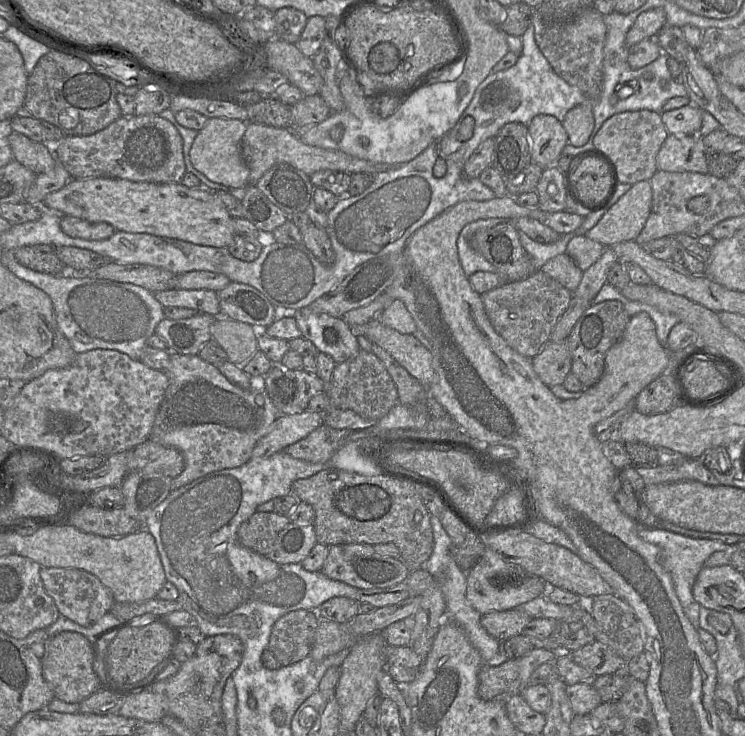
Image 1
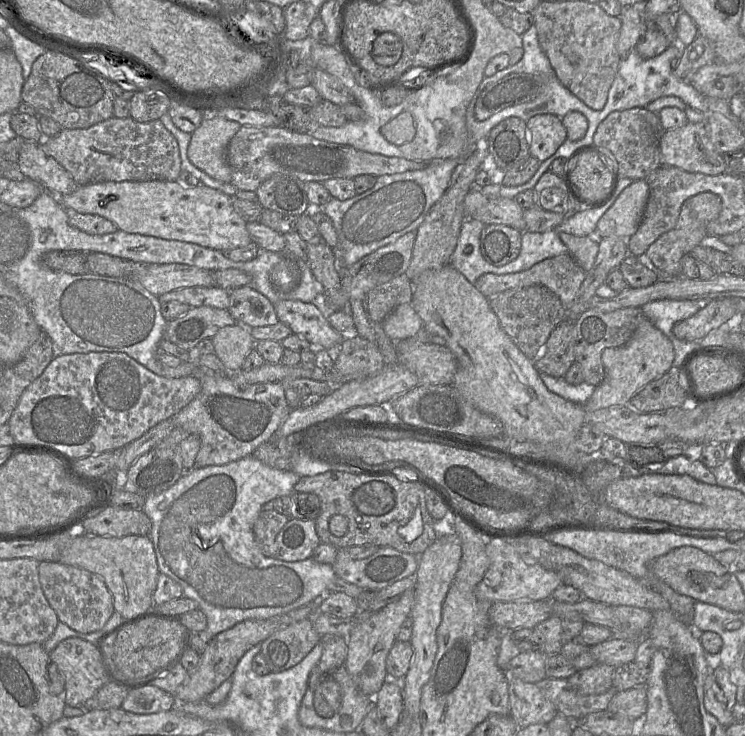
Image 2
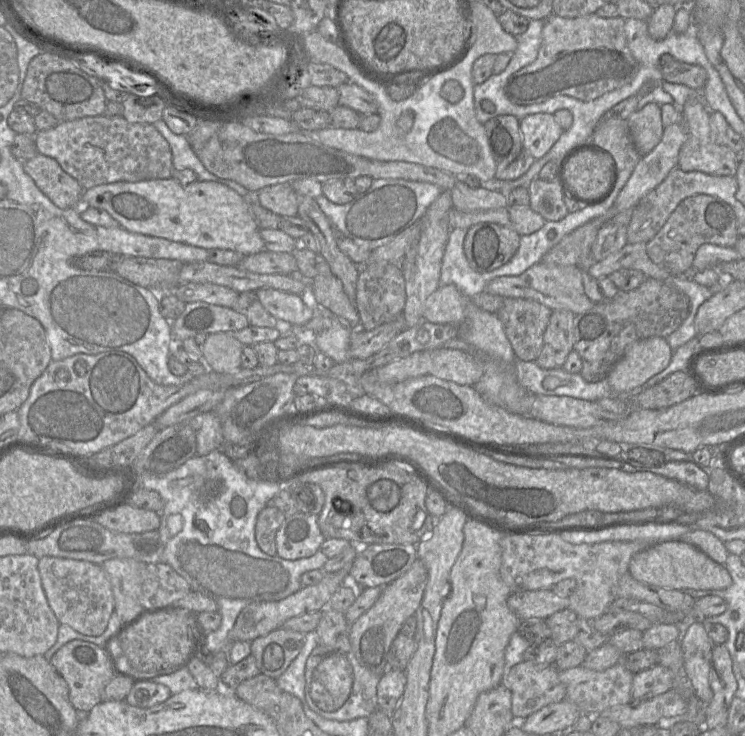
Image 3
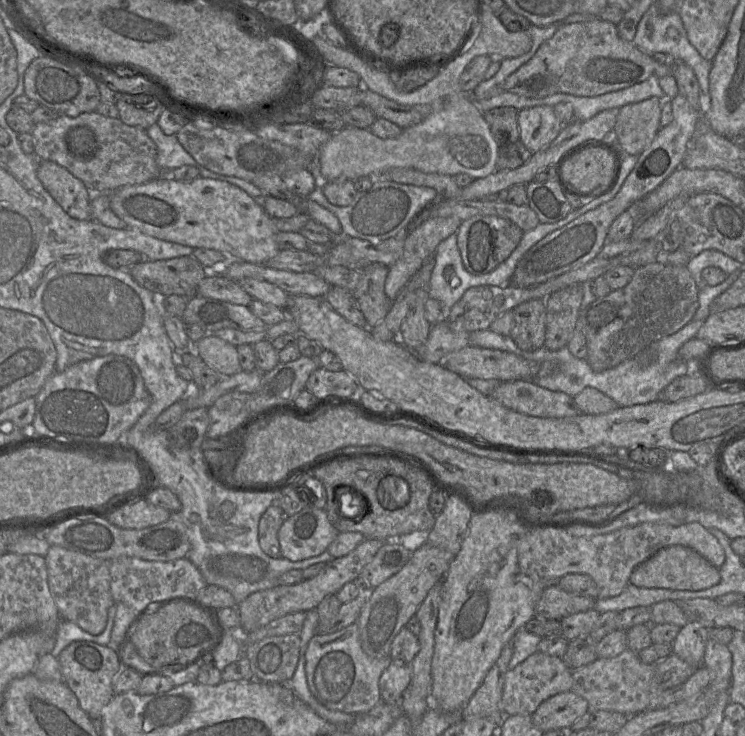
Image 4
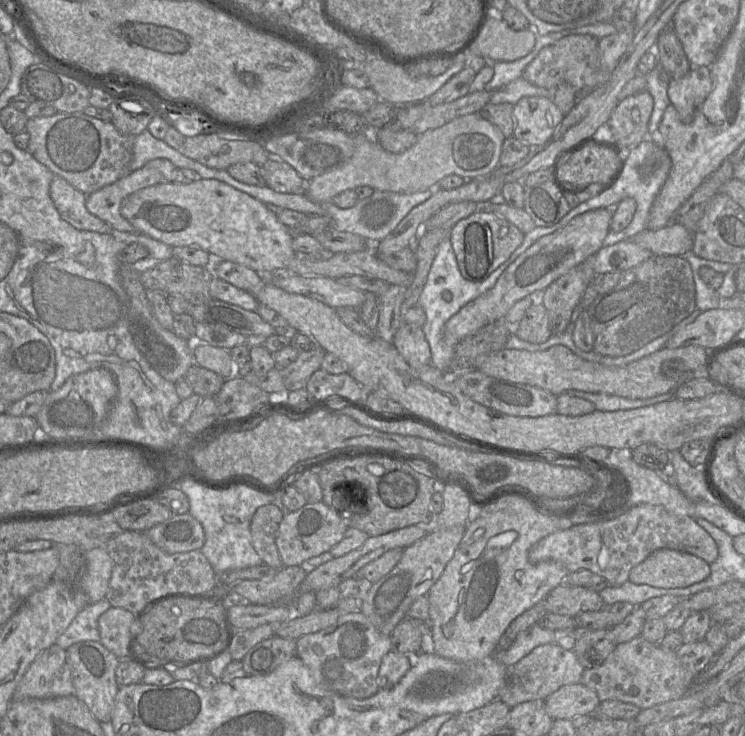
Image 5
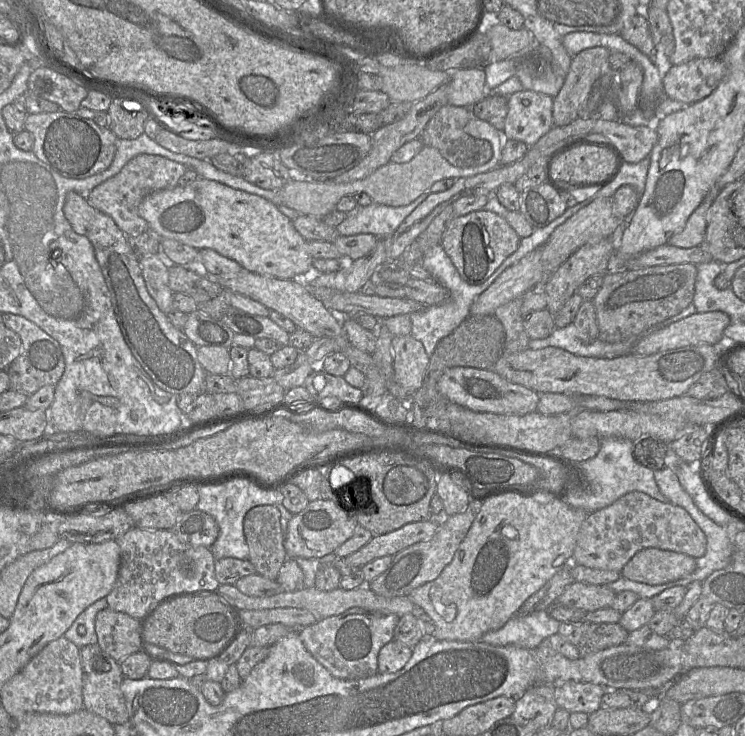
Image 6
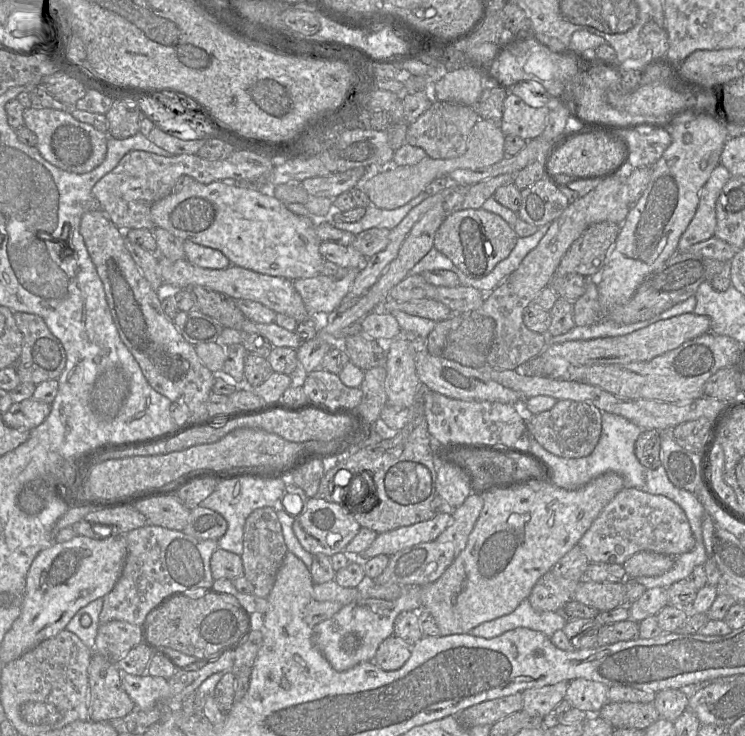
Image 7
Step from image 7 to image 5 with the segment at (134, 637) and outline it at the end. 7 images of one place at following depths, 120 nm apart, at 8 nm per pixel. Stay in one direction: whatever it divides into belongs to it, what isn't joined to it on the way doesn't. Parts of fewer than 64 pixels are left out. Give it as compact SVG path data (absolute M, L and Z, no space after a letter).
M111 606L98 618L100 643L120 660L131 656L130 627L138 617L124 608Z

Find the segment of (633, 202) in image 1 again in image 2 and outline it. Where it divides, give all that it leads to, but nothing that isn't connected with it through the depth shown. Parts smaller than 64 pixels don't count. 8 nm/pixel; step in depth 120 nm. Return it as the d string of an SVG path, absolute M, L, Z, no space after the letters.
M647 179L633 181L601 216L594 236L597 239L605 237L627 239L632 236L641 223L648 197Z

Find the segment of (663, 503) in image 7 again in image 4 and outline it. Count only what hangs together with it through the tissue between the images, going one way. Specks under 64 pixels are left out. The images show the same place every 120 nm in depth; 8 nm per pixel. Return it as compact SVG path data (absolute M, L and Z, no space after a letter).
M646 522L591 537L575 537L567 529L528 530L518 545L518 565L521 573L542 581L546 586L556 584L567 574L587 574L596 583L597 599L604 599L621 594L634 568L660 549L672 545L694 549L717 568L725 561L725 553L718 540L698 522L678 526Z

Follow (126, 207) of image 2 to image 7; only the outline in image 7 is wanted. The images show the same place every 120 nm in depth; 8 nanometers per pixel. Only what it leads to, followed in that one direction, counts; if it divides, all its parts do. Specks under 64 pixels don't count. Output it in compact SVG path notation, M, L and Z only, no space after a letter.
M193 181L179 192L172 192L154 203L151 207L151 218L155 227L169 231L183 241L221 251L231 265L291 281L314 278L322 274L324 259L319 251L321 241L315 230L315 220L320 219L294 214L271 194L237 187L224 181L208 184Z

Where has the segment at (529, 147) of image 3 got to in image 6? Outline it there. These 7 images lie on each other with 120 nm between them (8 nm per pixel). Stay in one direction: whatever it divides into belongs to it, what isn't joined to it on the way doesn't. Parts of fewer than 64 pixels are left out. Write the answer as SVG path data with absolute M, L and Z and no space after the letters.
M522 90L507 98L508 112L504 129L504 139L524 142L533 146L550 131L553 124L553 97L544 93Z

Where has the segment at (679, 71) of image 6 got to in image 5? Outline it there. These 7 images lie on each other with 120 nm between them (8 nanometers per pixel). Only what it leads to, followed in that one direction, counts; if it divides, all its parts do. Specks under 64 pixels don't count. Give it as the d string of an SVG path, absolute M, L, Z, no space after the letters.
M699 66L680 78L671 78L668 82L668 97L679 115L680 120L692 122L712 90L710 67Z

